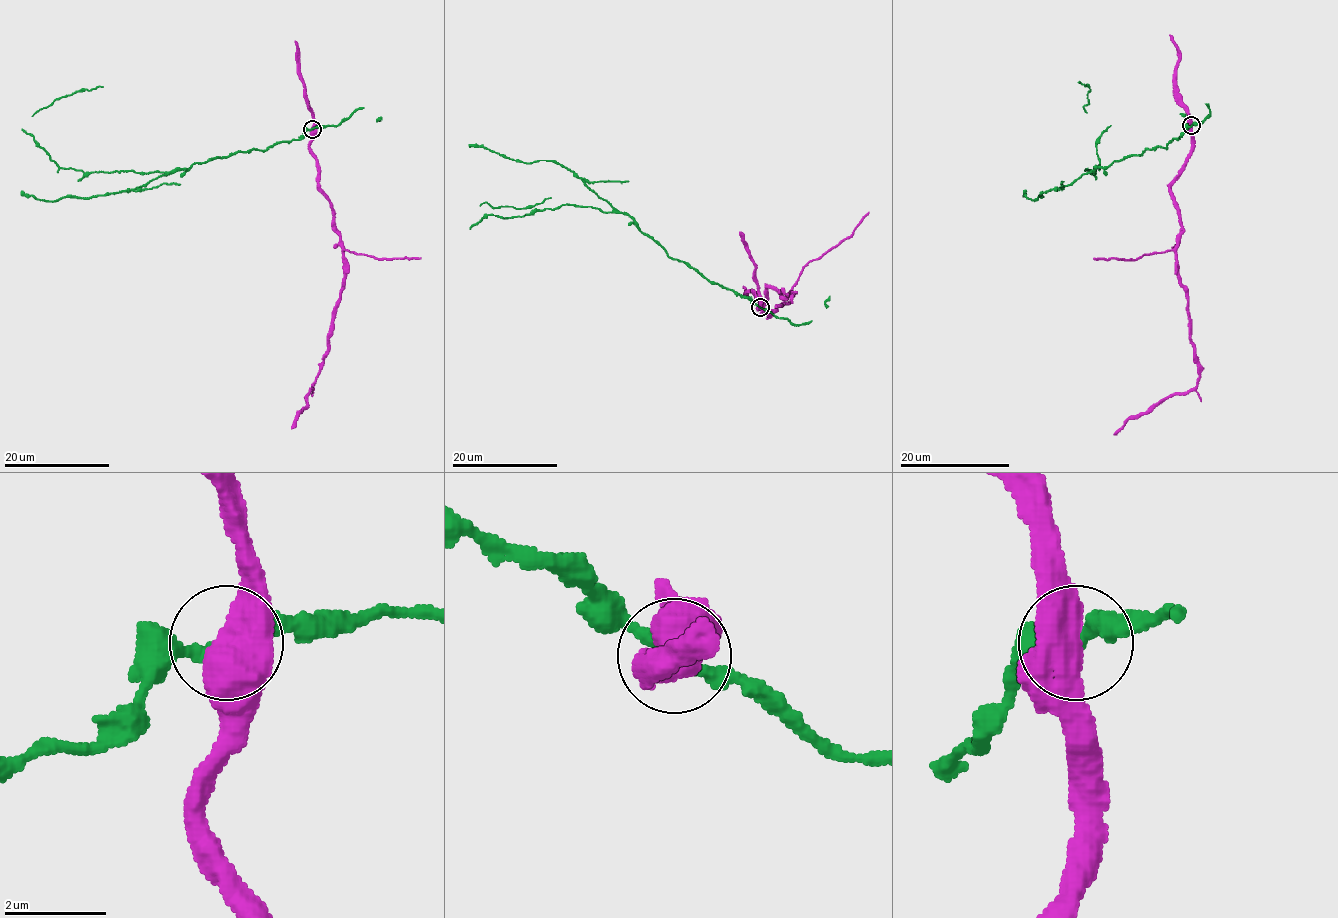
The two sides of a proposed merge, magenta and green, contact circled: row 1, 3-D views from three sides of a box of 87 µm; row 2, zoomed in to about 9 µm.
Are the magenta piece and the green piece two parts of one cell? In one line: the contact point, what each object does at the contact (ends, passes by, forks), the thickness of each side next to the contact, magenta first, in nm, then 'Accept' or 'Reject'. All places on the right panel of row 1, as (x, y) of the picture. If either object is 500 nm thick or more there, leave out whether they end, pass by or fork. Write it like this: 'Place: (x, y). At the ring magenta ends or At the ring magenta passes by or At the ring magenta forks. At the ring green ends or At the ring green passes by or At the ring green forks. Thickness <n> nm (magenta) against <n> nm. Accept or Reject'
Place: (1191, 125). Thickness 600 nm (magenta) against 240 nm. Reject

